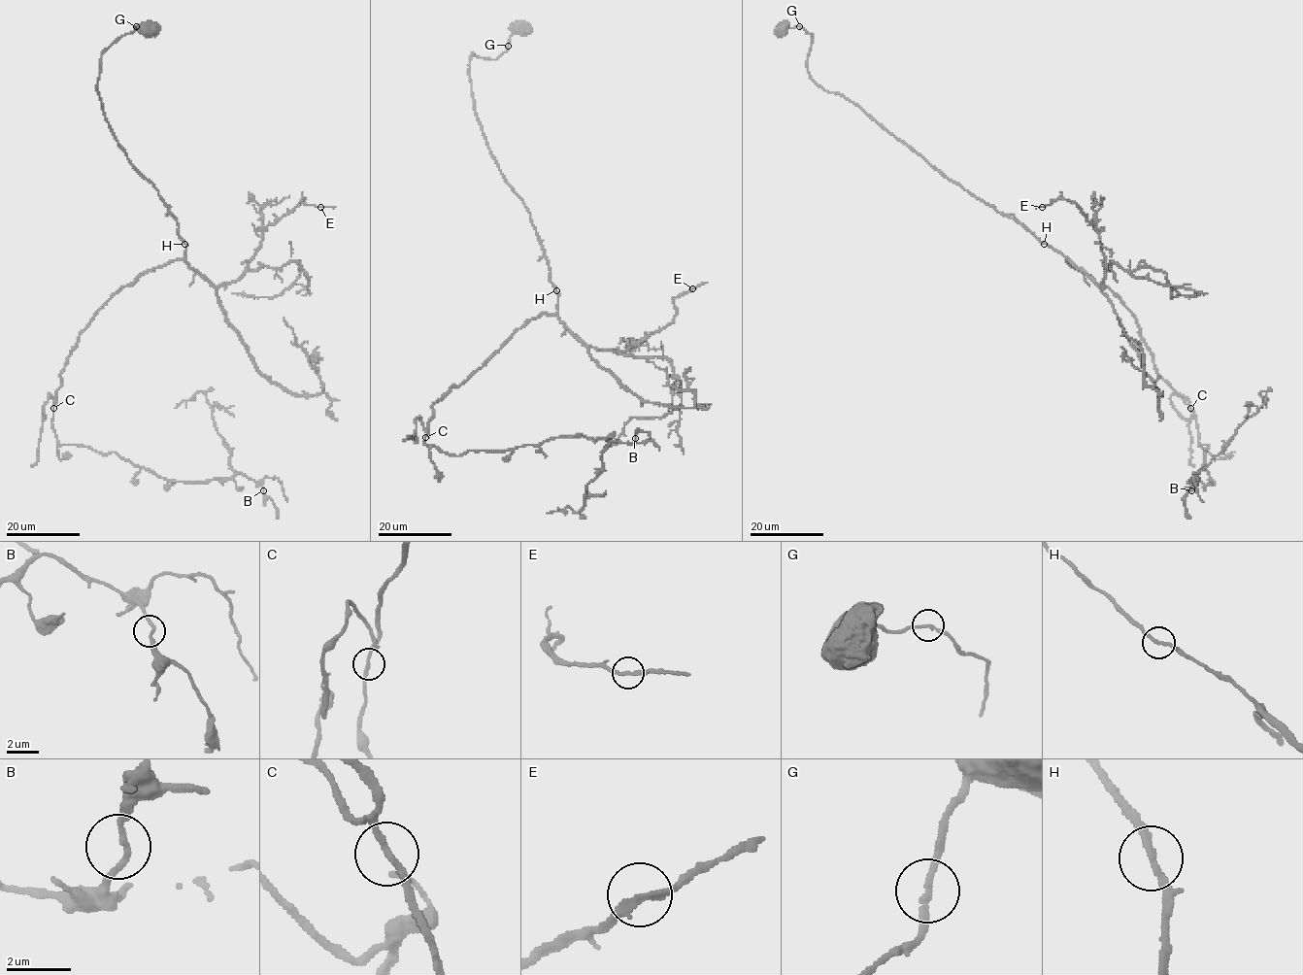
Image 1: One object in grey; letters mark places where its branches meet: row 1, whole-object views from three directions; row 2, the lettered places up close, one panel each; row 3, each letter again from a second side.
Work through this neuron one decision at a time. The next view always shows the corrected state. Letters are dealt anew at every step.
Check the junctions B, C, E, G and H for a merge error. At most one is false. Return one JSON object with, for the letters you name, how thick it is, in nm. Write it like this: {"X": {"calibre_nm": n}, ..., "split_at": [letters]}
{"split_at": []}

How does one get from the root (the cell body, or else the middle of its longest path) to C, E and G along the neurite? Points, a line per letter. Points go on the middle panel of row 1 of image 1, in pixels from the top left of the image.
C: (521, 26), (495, 59), (473, 53), (469, 78), (557, 312), (530, 319), (452, 386), (425, 437)
E: (521, 26), (495, 59), (473, 53), (469, 78), (557, 318), (624, 351), (692, 288)
G: (521, 26), (512, 34), (508, 45)

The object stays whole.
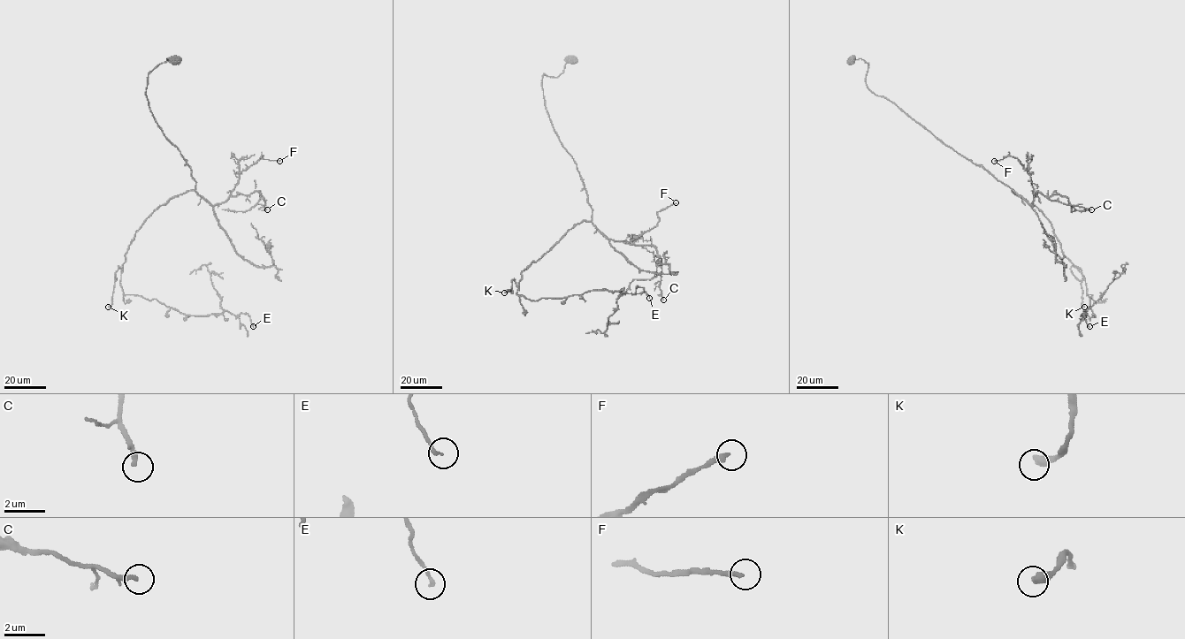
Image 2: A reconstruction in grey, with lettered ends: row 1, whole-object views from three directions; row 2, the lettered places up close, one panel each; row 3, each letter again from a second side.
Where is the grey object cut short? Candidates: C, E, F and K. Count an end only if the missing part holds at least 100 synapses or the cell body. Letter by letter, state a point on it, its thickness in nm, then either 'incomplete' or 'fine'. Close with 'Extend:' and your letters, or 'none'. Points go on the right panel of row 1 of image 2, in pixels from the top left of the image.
C: place (1091, 209); calibre 220 nm; fine
E: place (1089, 326); calibre 160 nm; fine
F: place (994, 161); calibre 220 nm; fine
K: place (1084, 307); calibre 400 nm; incomplete
Extend: K

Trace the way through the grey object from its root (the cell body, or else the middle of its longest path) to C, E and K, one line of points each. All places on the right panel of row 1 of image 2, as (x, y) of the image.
C: (850, 61), (868, 64), (866, 83), (872, 91), (1029, 205), (1037, 191), (1091, 209)
E: (850, 61), (868, 64), (866, 83), (872, 91), (1042, 212), (1092, 296), (1081, 315), (1084, 310), (1089, 326)
K: (850, 61), (868, 64), (872, 91), (1042, 212), (1081, 270), (1070, 268), (1084, 307)

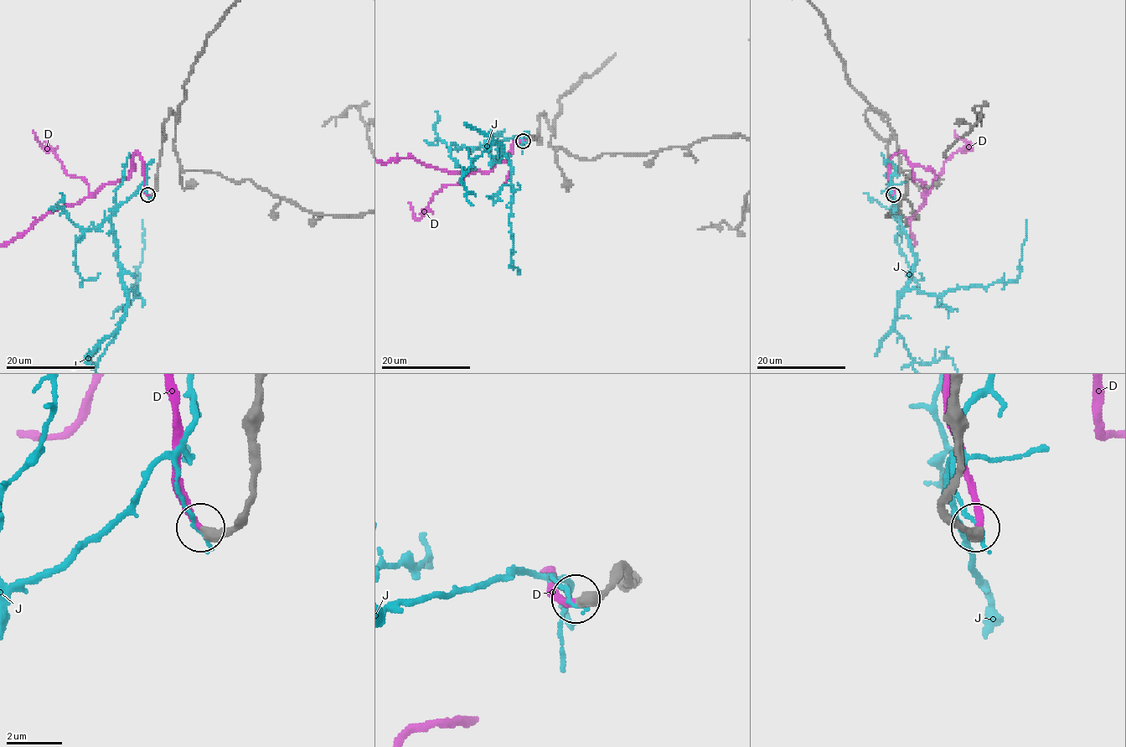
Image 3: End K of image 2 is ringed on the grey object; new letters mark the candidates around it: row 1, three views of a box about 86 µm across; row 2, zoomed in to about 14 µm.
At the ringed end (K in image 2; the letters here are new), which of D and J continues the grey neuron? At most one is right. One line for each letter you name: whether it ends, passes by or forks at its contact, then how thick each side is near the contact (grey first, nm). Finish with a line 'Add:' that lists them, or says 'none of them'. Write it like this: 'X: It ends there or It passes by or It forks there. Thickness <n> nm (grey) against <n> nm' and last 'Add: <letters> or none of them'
D: It ends there. Thickness 400 nm (grey) against 240 nm
Add: D

